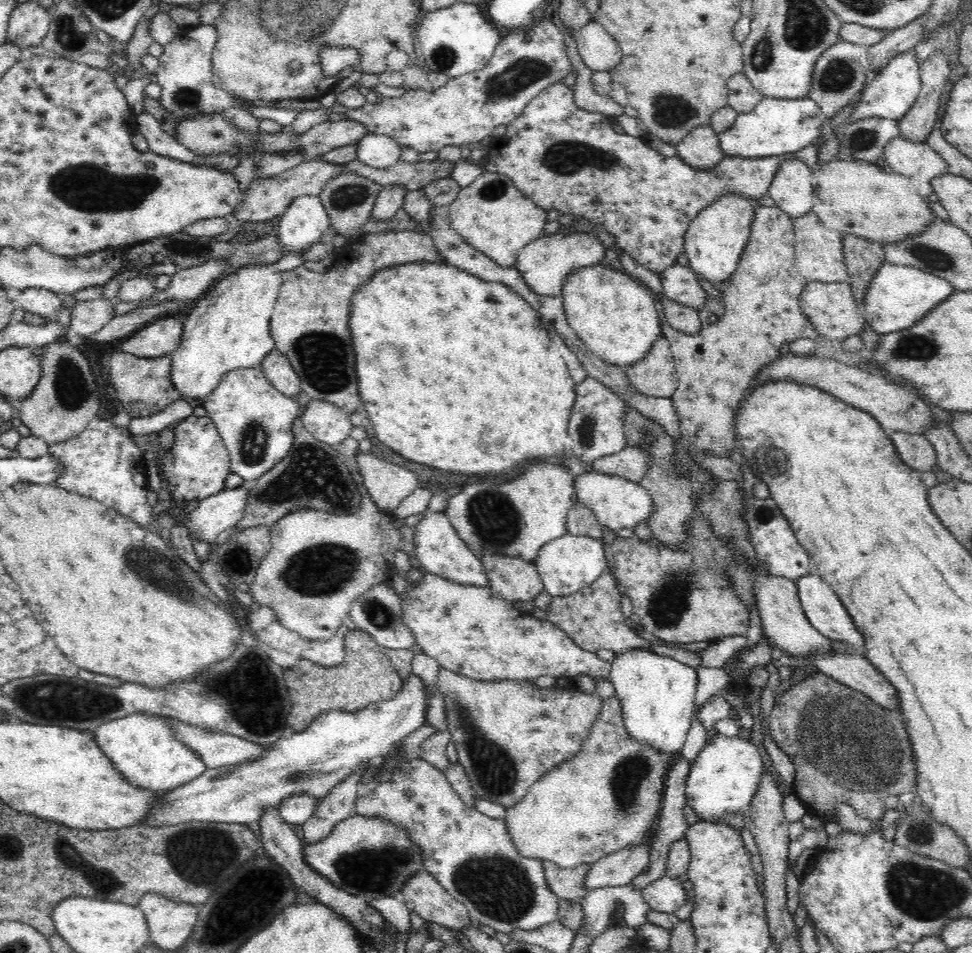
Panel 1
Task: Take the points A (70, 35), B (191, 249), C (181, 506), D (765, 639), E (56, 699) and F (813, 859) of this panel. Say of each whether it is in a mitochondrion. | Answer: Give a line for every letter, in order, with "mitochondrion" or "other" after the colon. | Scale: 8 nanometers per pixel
A: mitochondrion
B: mitochondrion
C: other
D: other
E: mitochondrion
F: other

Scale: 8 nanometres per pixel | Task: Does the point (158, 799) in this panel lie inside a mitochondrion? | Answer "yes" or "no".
no

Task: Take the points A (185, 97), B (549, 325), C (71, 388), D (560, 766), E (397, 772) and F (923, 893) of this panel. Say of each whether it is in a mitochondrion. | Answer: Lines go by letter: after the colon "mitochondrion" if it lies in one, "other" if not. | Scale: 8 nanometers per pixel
A: mitochondrion
B: other
C: mitochondrion
D: other
E: other
F: mitochondrion

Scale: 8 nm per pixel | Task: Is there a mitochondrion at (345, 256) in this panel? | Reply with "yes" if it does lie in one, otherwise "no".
no

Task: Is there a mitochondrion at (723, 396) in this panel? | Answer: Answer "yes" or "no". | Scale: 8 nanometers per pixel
no

